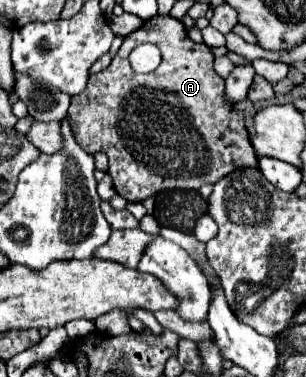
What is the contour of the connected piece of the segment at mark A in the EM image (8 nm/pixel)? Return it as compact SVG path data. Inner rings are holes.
M154 16L150 20L146 20L138 30L134 30L132 34L128 34L118 50L118 54L112 58L112 64L108 68L104 68L102 72L98 74L92 74L88 78L88 86L82 94L74 96L72 98L72 104L70 104L70 110L68 110L68 116L72 118L72 128L76 130L76 140L80 142L80 146L88 152L88 154L96 154L96 152L104 152L108 156L108 174L112 176L112 182L114 182L114 190L126 198L128 202L142 202L146 200L148 196L160 192L160 190L198 190L202 184L214 184L218 182L220 178L224 178L226 174L230 174L232 170L238 170L238 168L252 168L252 166L258 166L258 158L254 154L254 148L250 144L250 138L248 138L248 132L246 132L246 126L244 126L244 114L242 112L236 112L232 106L228 106L224 102L224 80L214 72L212 68L212 62L214 62L214 56L210 52L210 48L206 44L196 44L188 38L186 34L186 28L182 22L178 22L176 18L172 16ZM144 42L150 42L154 46L160 48L162 52L162 62L160 66L150 72L150 74L136 74L132 68L130 68L130 62L128 62L128 54L132 52L132 48L136 48L138 44L144 44Z

